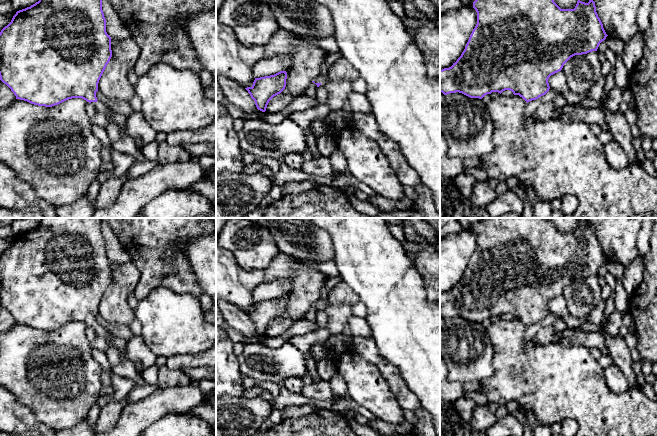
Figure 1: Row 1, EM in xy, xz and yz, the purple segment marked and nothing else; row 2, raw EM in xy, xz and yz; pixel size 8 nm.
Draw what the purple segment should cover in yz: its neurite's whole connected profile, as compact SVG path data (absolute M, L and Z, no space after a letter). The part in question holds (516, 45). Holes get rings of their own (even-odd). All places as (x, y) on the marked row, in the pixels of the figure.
M475 0L473 2L473 8L477 12L477 24L469 37L464 51L451 67L440 70L440 92L444 95L459 92L470 98L482 99L485 95L491 94L492 92L501 94L505 90L510 90L514 95L519 95L528 103L538 99L549 91L549 77L561 71L564 64L571 57L597 51L599 44L608 36L598 17L593 0L589 0L588 3L578 0L574 9L561 9L554 0Z

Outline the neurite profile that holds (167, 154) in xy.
M166 141L158 146L158 164L184 163L190 161L192 156L181 146L171 146Z

